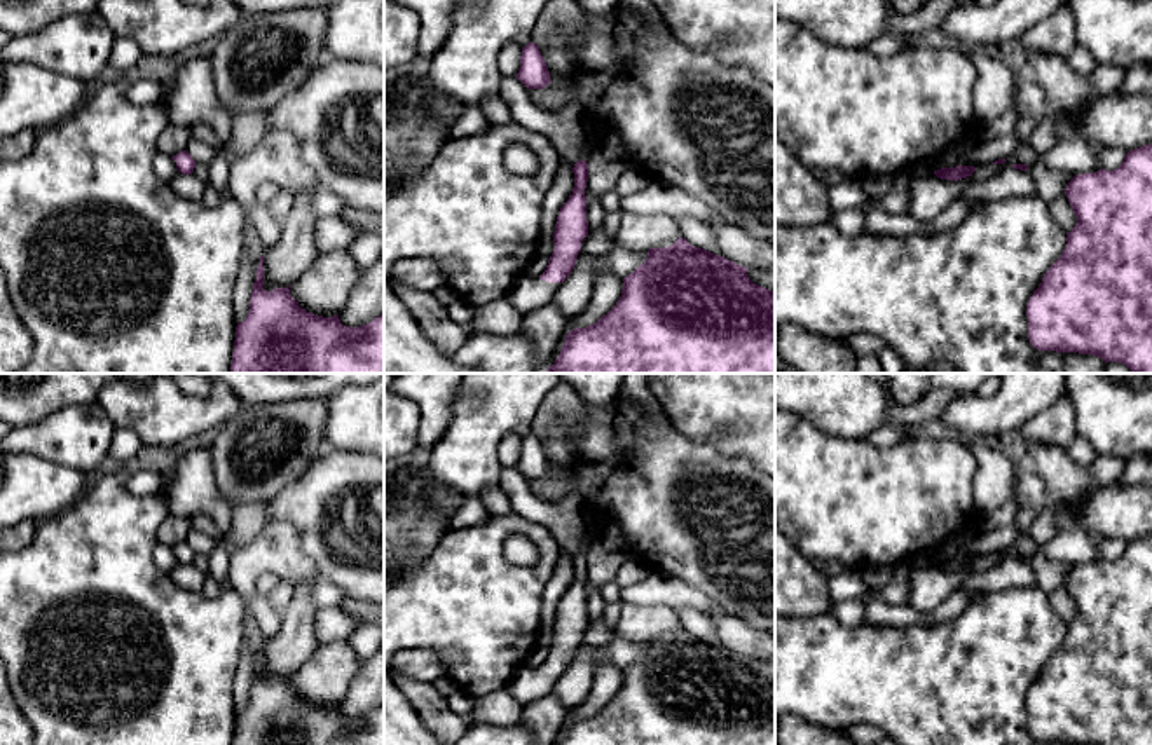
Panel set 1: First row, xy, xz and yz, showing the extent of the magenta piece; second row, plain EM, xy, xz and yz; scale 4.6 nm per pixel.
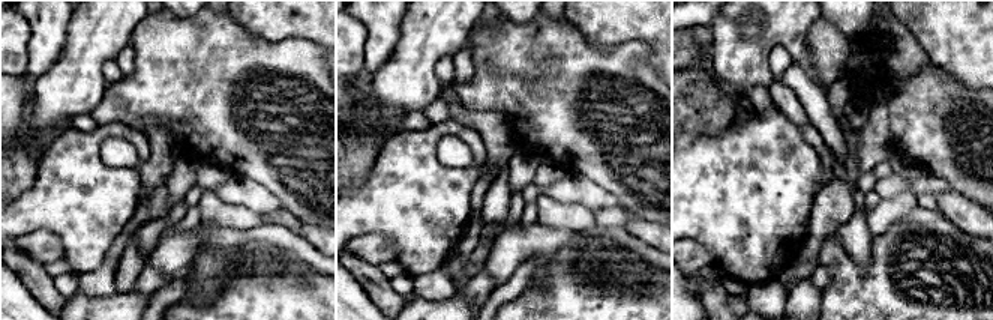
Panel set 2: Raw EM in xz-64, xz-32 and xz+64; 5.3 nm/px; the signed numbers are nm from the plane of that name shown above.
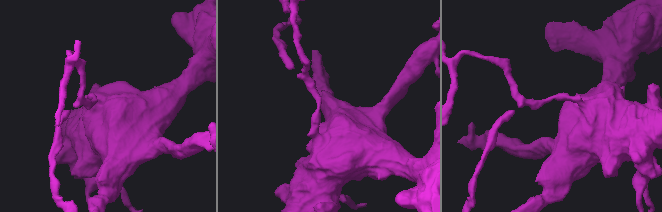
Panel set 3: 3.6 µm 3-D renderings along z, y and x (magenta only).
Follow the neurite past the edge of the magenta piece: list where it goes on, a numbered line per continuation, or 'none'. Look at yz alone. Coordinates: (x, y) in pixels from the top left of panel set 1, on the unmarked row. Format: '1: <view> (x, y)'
none

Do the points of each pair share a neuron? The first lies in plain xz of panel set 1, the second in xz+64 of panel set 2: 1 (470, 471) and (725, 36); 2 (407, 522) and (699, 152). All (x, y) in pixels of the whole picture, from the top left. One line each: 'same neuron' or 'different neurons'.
1: same neuron
2: different neurons

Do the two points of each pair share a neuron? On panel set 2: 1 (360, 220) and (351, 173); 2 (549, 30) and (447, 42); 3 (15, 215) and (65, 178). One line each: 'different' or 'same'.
1: different
2: different
3: same

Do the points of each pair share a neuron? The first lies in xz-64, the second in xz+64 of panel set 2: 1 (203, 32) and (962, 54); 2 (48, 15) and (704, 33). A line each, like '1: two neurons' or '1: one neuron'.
1: two neurons
2: two neurons

